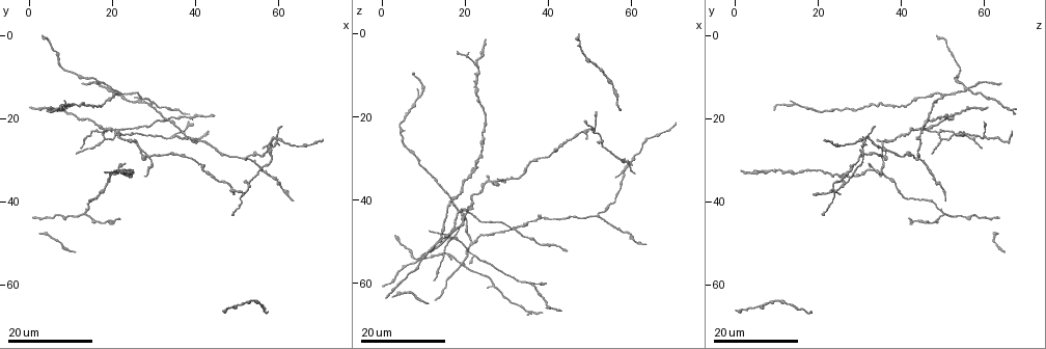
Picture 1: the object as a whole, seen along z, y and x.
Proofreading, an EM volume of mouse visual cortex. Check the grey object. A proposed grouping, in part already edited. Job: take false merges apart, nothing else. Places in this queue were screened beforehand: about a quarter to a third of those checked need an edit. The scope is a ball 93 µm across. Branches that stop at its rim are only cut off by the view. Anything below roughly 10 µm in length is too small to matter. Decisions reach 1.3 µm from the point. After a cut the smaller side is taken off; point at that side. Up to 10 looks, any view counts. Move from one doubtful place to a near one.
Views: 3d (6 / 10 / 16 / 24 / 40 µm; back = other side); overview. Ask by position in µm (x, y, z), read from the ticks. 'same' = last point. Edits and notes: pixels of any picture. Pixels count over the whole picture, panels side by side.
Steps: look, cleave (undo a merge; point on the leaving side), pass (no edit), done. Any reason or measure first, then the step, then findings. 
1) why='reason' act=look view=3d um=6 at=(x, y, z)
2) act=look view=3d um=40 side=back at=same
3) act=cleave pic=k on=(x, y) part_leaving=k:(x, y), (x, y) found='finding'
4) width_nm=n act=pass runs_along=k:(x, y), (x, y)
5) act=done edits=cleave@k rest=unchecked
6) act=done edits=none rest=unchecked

why='side arm on a straight run' act=look view=3d um=16 at=(37.5, 24.0, 44.5)

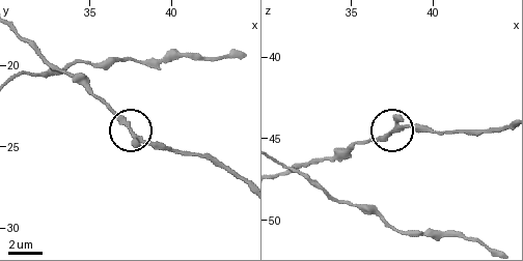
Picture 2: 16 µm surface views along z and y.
why='zoom in' act=look view=3d um=10 at=(37.7, 24.3, 44.5)

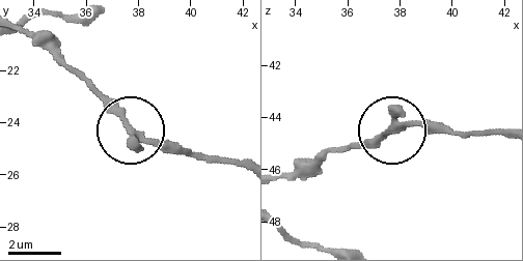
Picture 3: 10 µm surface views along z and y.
act=look view=3d um=10 side=back at=(37.7, 24.3, 44.5)

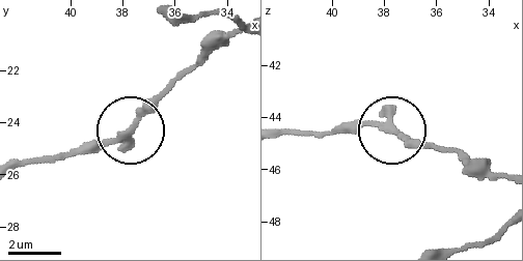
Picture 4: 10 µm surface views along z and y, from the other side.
act=pass runs_along=4:(394, 132), (363, 124), (319, 132) found='continuous, no second cell'

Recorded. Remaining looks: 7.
why='four or more arms meet' act=look view=3d um=16 at=(59.0, 25.0, 31.5)

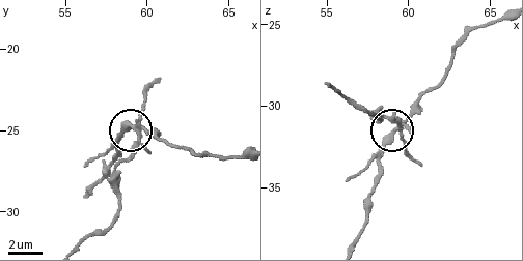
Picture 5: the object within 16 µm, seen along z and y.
act=look view=3d um=6 at=(59.6, 25.3, 31.2)

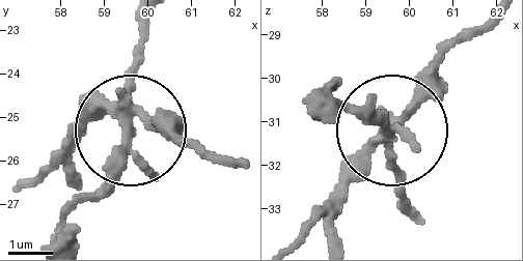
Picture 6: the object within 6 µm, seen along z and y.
width_nm=270 act=cleave pic=6 on=(90, 196) part_leaving=6:(127, 147), (71, 210), (71, 243) found='a second cell is stuck on'

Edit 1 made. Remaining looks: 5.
act=look view=overview

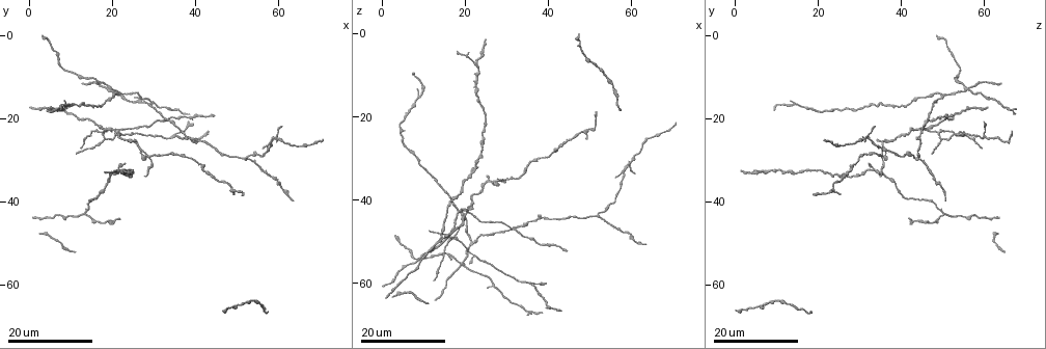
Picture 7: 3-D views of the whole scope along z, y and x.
why='four arms meet' act=look view=3d um=16 at=(32.5, 20.0, 46.5)

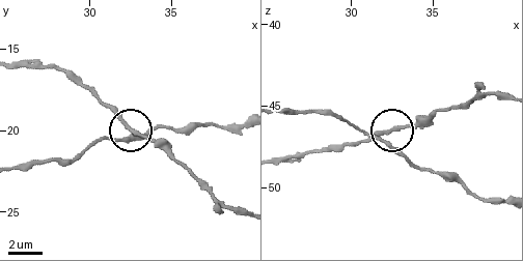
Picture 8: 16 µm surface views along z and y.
act=look view=3d um=10 at=(32.2, 19.8, 46.5)

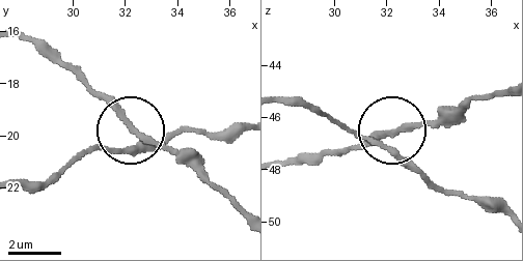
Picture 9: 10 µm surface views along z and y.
arms=4 act=pass runs_along=9:(503, 90), (464, 102), (437, 123), (404, 125), (346, 146) found='continuous, no second cell'

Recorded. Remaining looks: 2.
why='three-way junction' act=look view=3d um=24 at=(21.5, 14.5, 50.5)

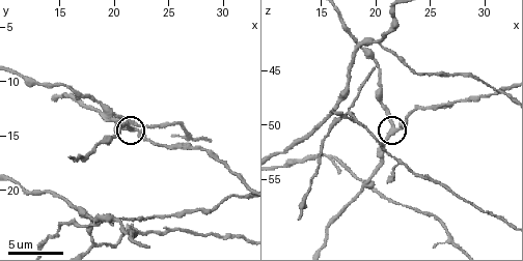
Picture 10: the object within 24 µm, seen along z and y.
why='zoom in' act=look view=3d um=10 at=same

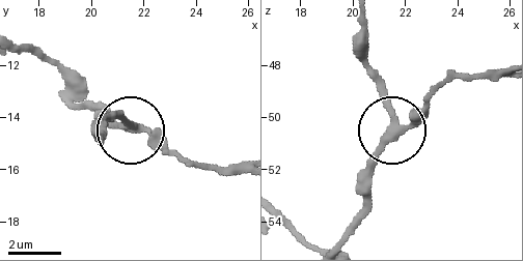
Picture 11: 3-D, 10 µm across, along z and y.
arms=3 act=pass runs_along=11:(502, 68), (448, 82), (391, 131), (357, 179) found='one cell here'

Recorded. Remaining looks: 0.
act=done edits=cleave@6 rest=unchecked

